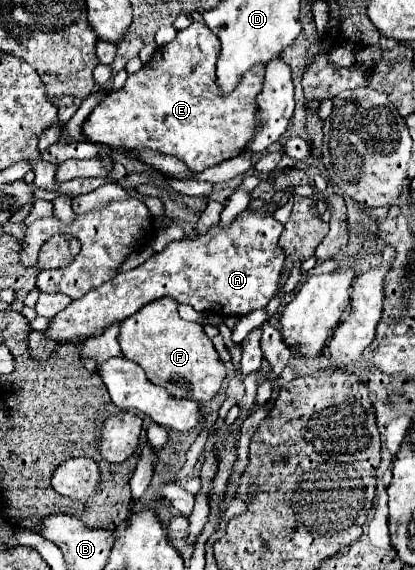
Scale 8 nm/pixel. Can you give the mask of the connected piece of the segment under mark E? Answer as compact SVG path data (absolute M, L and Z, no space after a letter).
M193 21L187 29L181 29L171 43L159 47L151 57L151 61L145 63L145 67L129 75L119 91L111 91L91 111L91 115L83 123L85 137L93 143L101 143L123 153L141 151L141 149L161 151L165 155L181 159L191 171L203 171L207 167L215 167L221 161L239 155L253 137L257 127L255 97L263 87L265 67L259 65L251 69L231 95L219 95L219 89L215 87L217 57L219 57L219 39L215 39L215 33L205 23Z

